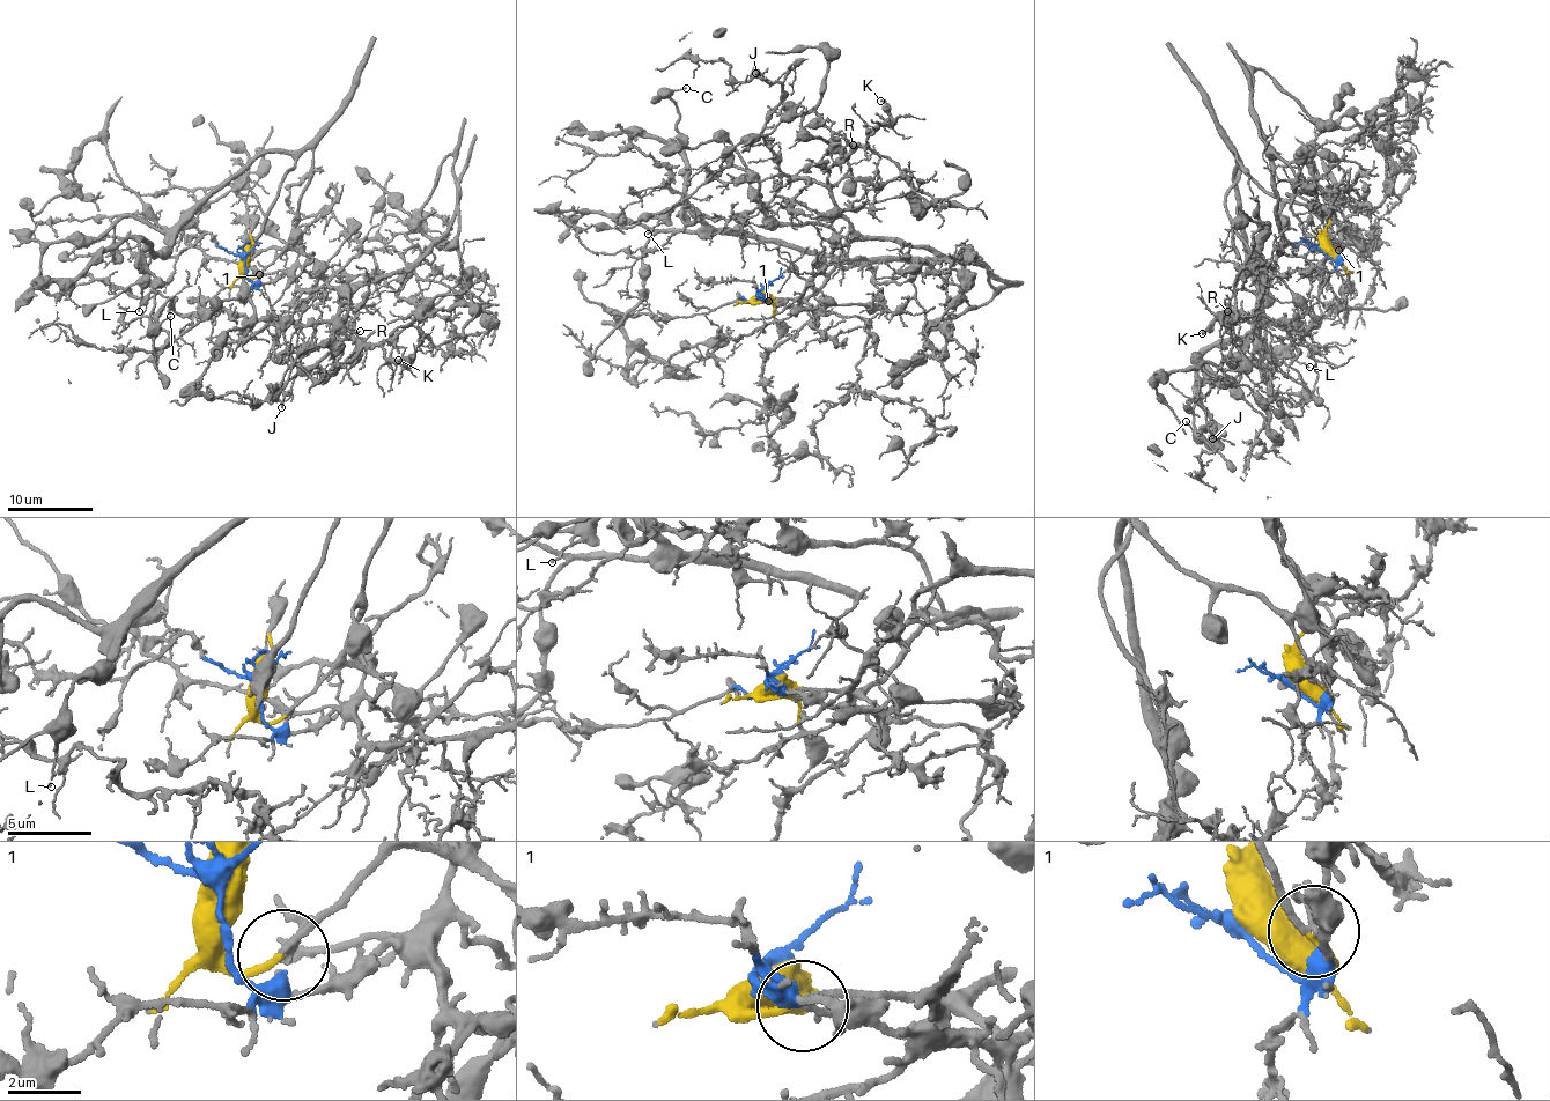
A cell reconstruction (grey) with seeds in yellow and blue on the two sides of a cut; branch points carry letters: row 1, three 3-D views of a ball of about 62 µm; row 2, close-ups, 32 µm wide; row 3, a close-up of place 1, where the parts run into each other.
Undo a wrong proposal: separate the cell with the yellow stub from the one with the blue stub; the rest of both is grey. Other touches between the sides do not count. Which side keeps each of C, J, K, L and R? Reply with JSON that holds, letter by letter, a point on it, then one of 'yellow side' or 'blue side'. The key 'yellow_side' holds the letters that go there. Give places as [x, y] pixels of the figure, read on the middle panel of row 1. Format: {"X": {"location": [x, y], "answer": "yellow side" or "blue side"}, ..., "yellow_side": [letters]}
{"C": {"location": [686, 88], "answer": "yellow side"}, "J": {"location": [755, 73], "answer": "blue side"}, "K": {"location": [880, 101], "answer": "blue side"}, "L": {"location": [648, 234], "answer": "yellow side"}, "R": {"location": [853, 145], "answer": "blue side"}, "yellow_side": ["C", "L"]}

